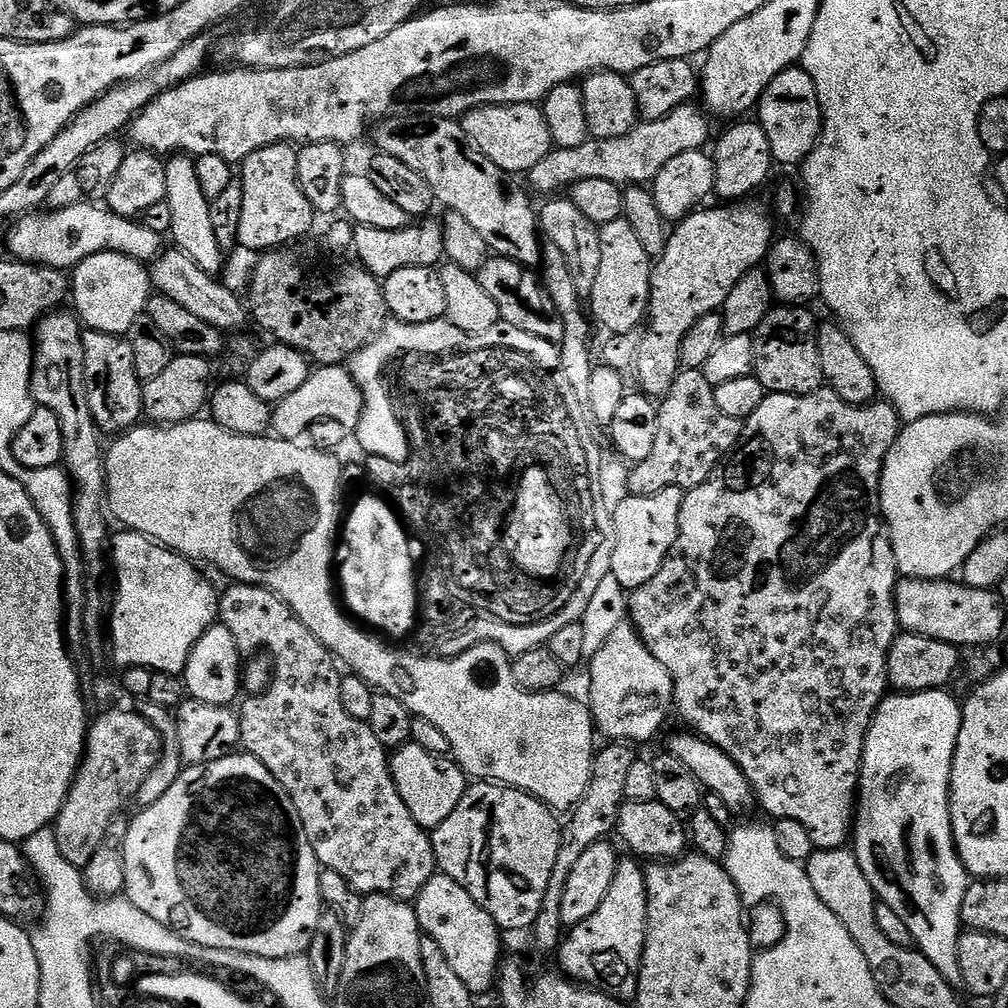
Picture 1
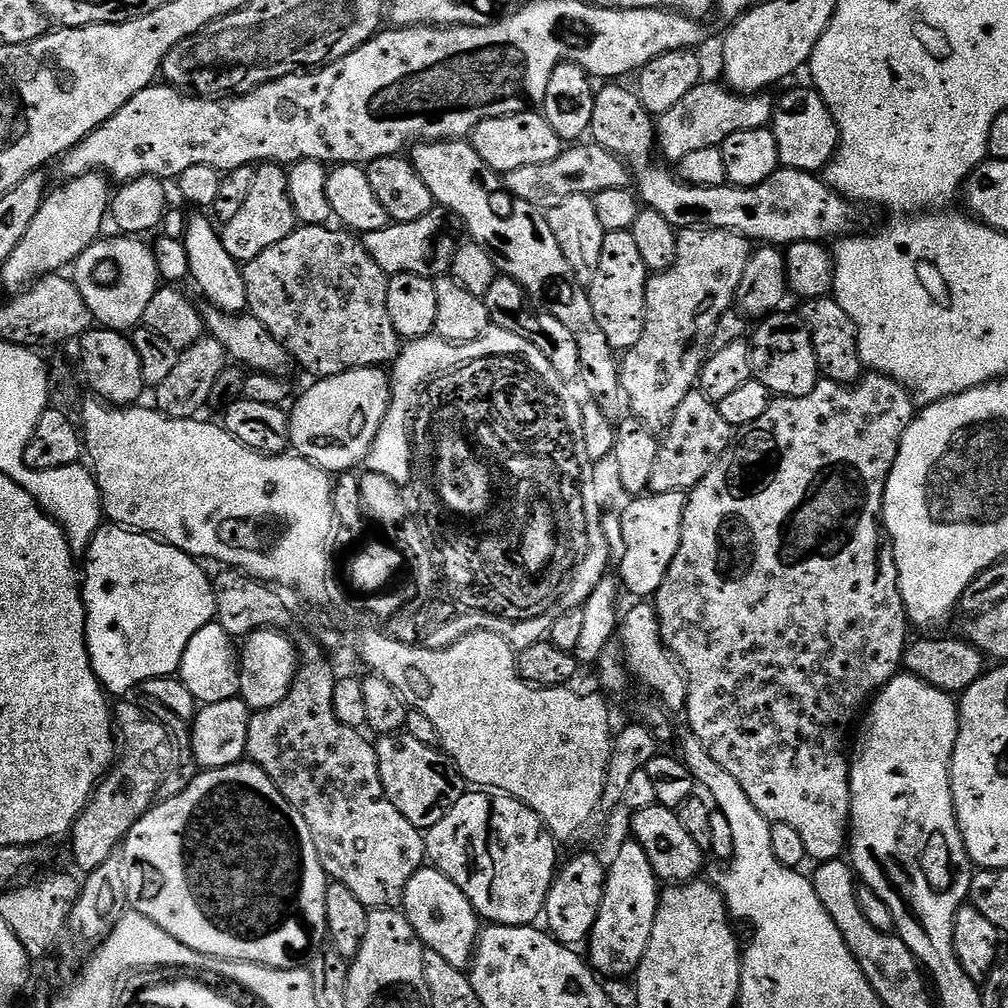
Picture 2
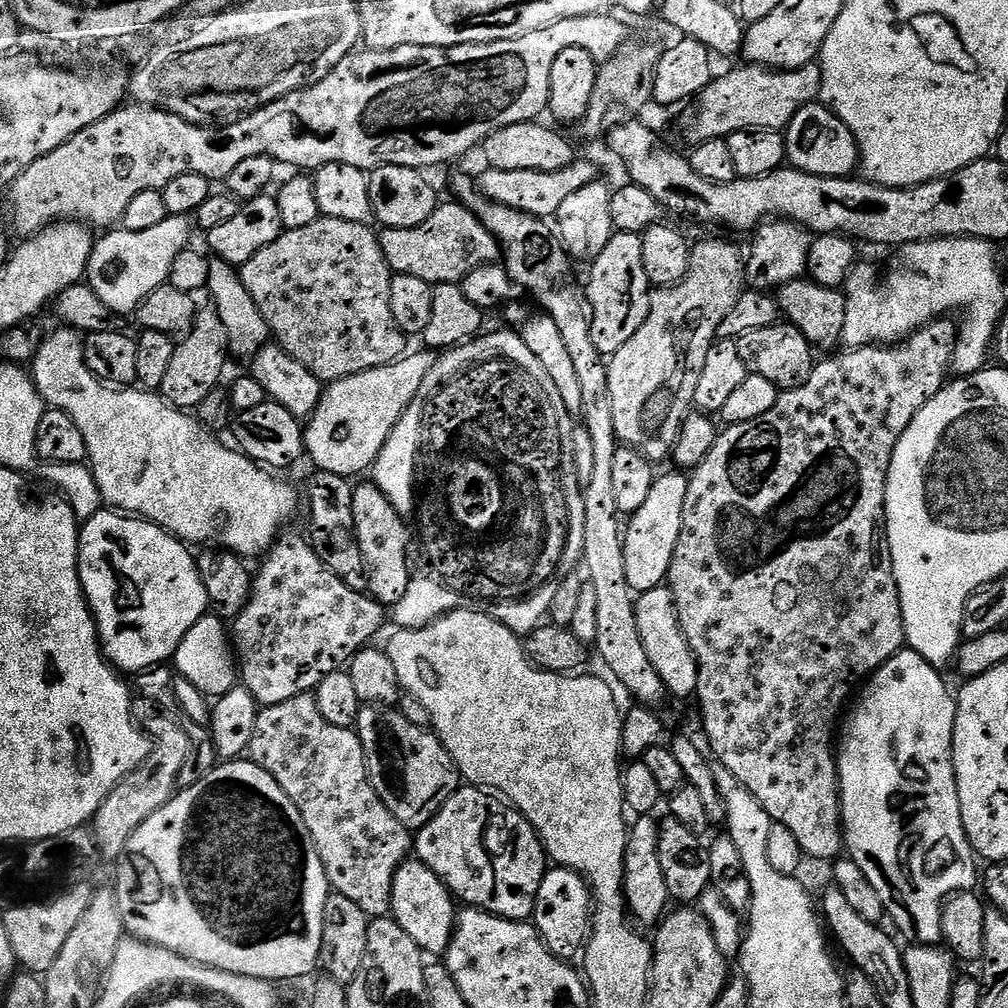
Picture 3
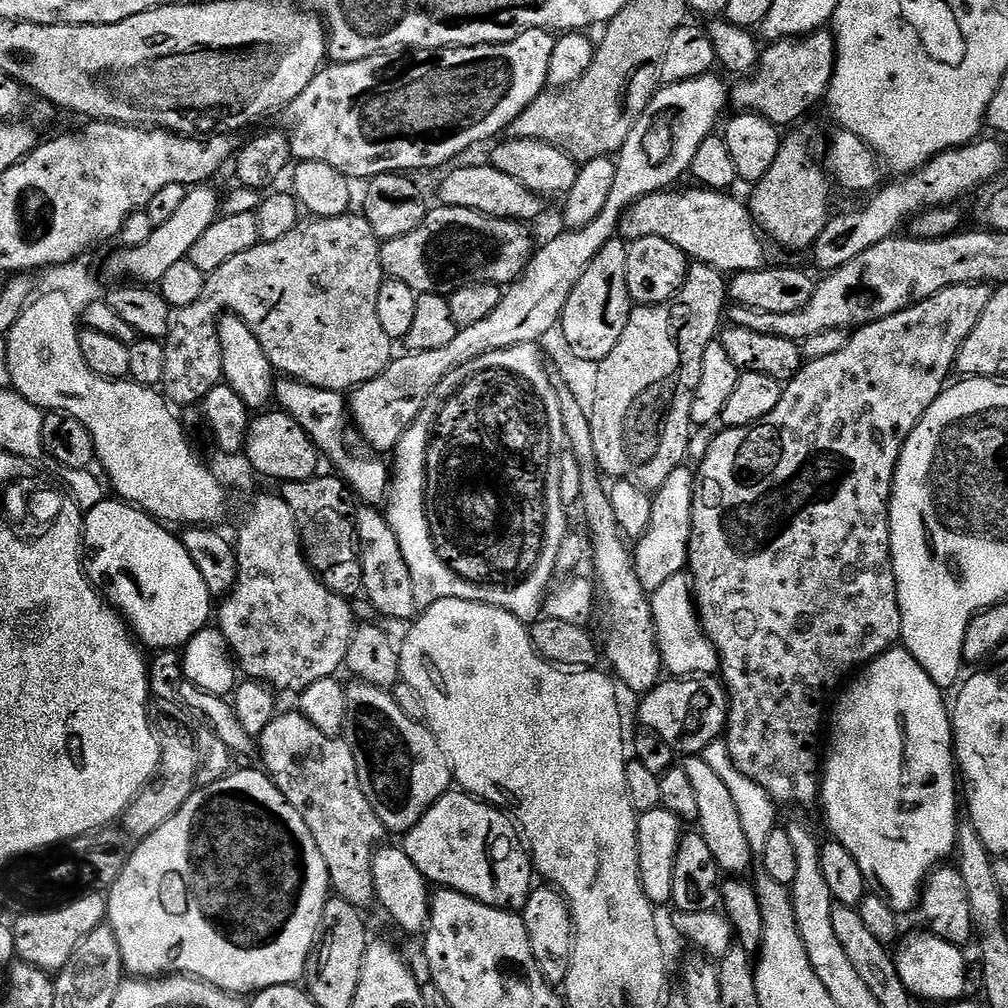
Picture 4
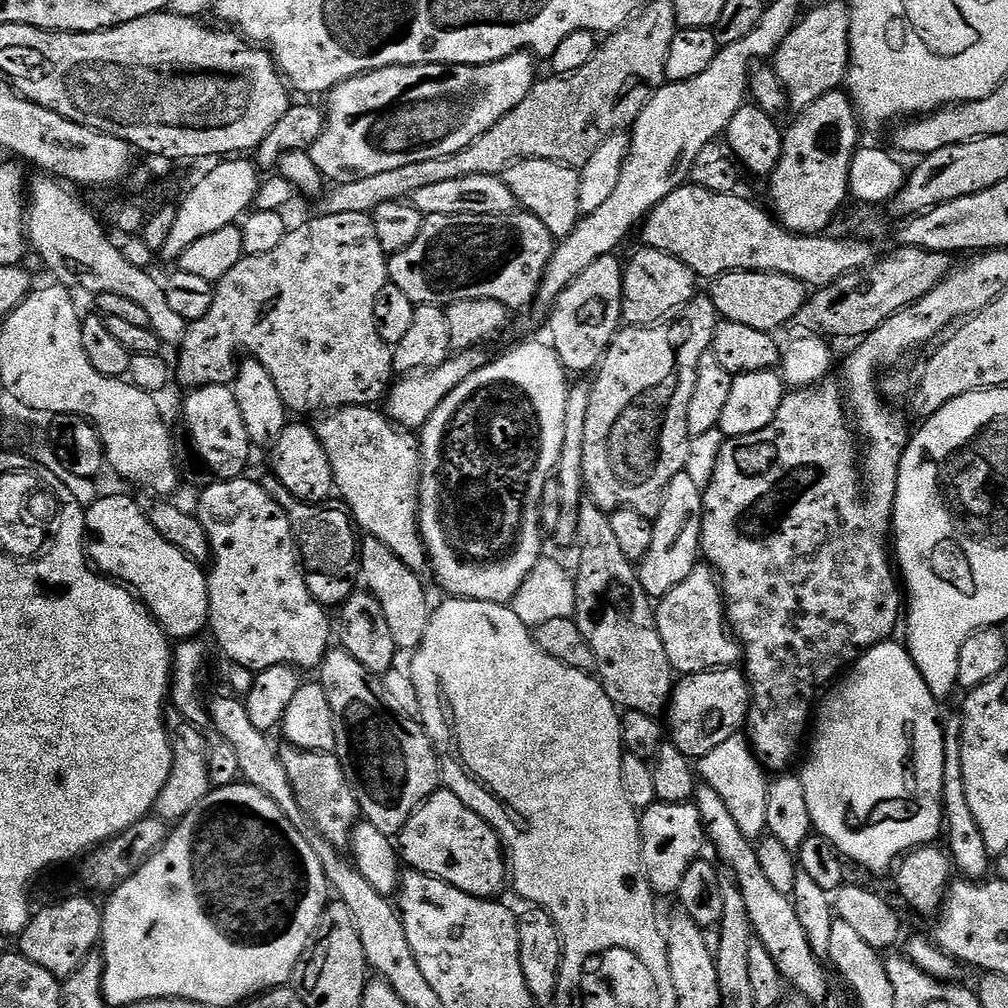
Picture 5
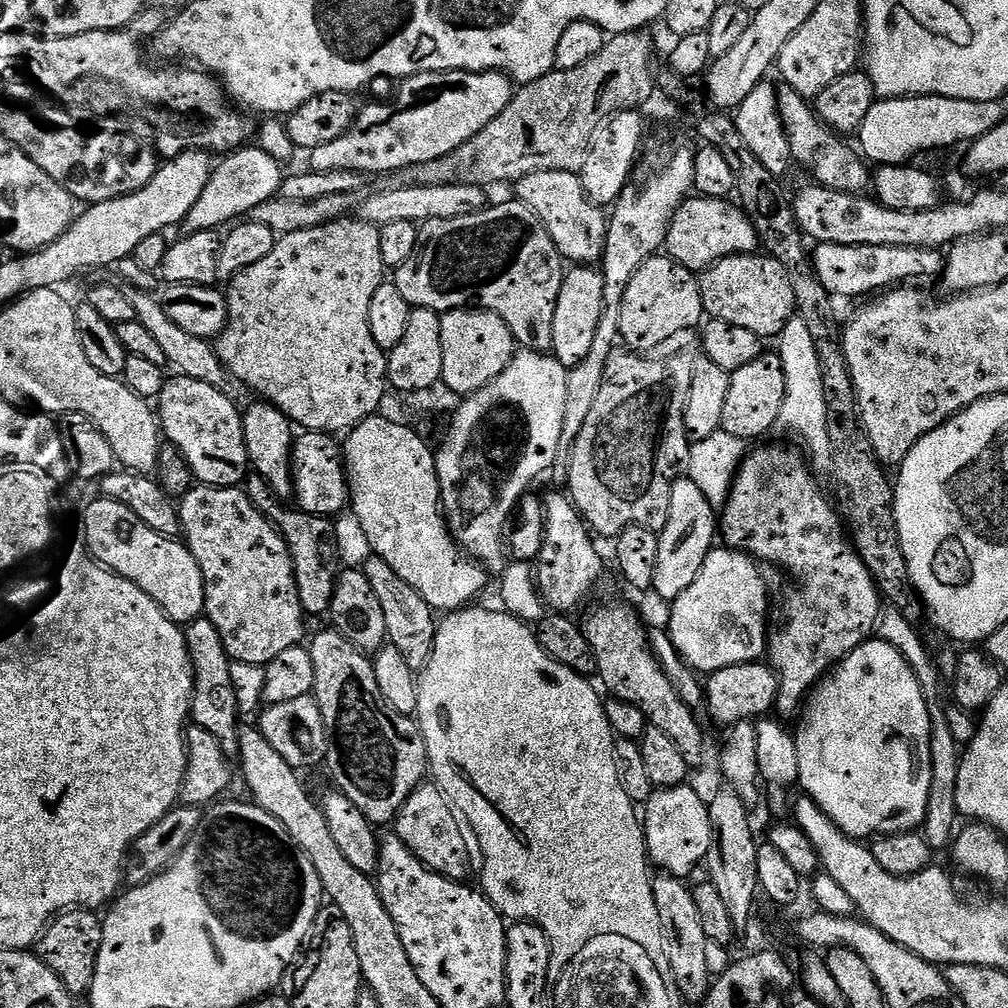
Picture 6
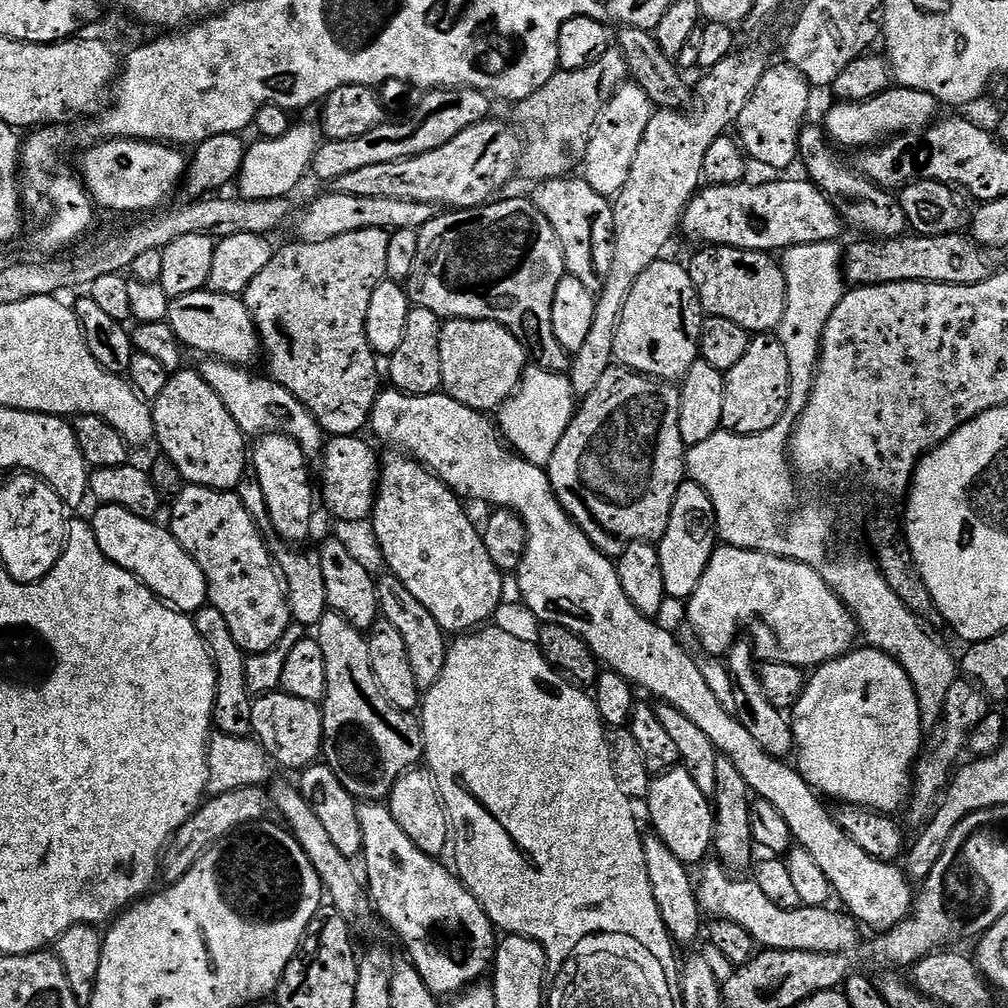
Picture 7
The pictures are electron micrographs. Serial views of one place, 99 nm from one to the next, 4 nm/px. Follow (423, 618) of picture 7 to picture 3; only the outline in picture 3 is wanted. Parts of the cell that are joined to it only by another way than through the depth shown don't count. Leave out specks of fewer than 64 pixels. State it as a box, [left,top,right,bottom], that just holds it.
[352,482,414,606]

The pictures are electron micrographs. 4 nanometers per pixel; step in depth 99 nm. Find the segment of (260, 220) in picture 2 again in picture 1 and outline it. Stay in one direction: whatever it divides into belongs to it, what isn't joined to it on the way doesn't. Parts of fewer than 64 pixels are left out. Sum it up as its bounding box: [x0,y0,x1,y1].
[237,142,318,254]

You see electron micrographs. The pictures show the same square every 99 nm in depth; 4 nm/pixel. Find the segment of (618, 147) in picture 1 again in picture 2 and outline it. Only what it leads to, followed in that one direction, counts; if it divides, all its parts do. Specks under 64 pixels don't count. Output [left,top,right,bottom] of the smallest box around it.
[503,82,775,210]

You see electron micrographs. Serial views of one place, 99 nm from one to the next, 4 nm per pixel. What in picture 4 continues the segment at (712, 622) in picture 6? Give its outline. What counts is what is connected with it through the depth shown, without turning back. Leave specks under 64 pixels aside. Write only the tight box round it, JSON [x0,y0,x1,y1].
[650,574,720,678]

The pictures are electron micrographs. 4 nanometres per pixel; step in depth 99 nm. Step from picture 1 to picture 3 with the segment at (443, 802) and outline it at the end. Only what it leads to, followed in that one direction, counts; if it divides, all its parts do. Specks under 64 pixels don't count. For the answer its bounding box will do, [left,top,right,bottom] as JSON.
[355,706,462,830]

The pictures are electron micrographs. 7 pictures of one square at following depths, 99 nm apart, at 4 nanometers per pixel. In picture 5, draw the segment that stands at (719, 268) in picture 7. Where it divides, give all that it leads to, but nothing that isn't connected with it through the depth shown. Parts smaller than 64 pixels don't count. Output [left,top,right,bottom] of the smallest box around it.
[710,272,806,332]

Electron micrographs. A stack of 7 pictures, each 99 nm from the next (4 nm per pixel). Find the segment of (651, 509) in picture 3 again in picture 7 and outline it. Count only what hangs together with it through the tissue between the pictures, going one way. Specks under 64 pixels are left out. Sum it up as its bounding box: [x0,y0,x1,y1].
[658,482,717,601]

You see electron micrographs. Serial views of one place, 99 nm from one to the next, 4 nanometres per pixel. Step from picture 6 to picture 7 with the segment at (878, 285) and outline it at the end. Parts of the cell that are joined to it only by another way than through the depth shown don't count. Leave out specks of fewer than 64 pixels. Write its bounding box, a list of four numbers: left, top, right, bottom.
[843,232,1005,286]

